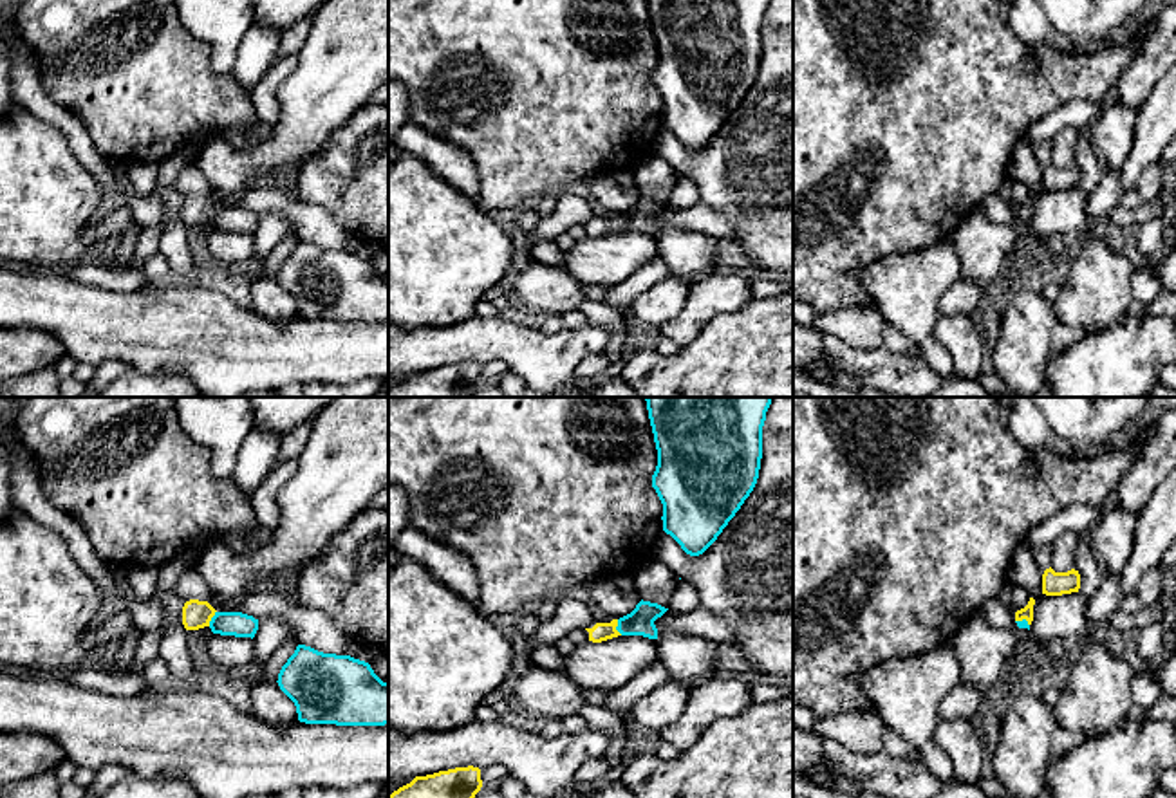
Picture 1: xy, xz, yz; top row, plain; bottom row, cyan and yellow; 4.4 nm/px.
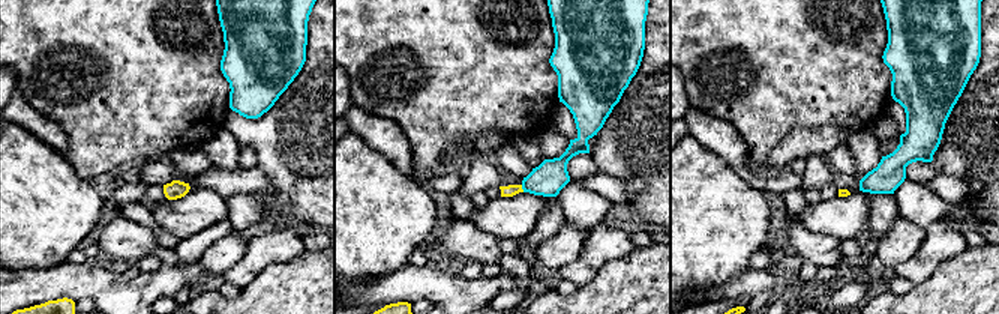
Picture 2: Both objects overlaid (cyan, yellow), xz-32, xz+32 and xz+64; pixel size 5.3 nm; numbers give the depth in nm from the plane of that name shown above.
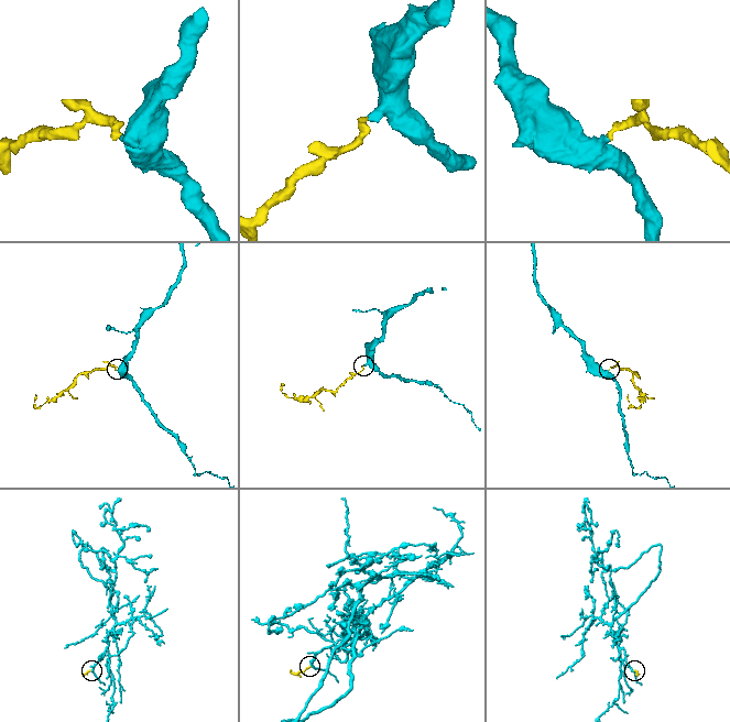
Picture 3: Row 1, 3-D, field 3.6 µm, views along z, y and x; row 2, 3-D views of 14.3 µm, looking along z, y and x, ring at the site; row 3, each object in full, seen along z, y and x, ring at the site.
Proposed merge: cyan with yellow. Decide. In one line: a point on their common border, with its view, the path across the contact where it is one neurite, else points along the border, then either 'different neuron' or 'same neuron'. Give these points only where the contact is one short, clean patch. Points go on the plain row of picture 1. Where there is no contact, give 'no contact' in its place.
xz (616, 222) | across xz (640, 217), (616, 222), (600, 228) | same neuron

